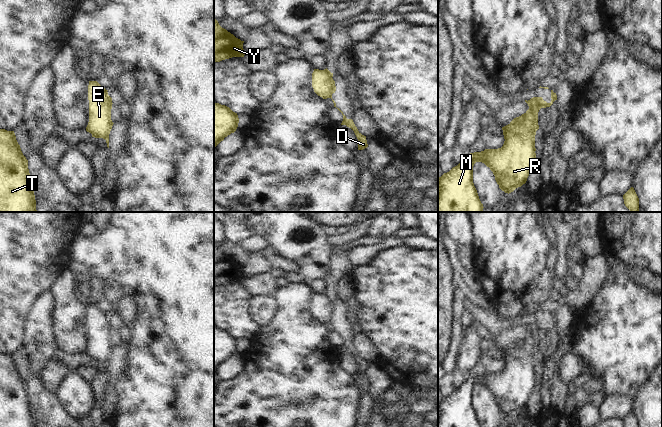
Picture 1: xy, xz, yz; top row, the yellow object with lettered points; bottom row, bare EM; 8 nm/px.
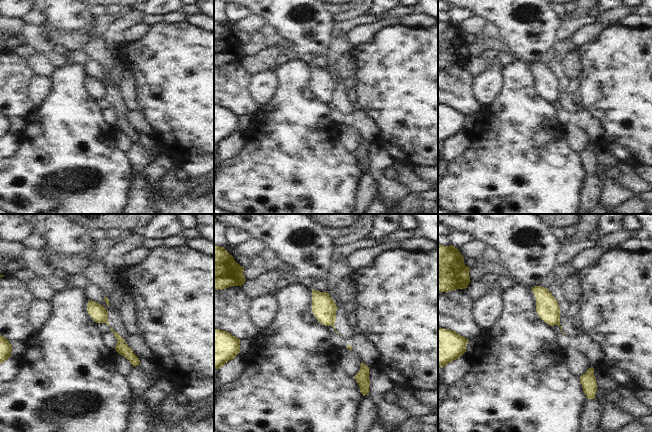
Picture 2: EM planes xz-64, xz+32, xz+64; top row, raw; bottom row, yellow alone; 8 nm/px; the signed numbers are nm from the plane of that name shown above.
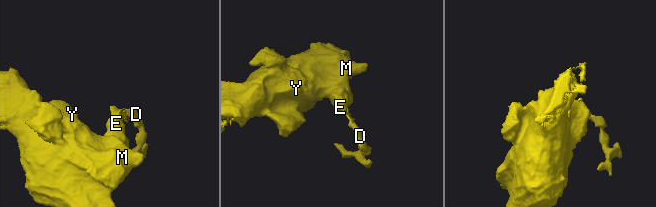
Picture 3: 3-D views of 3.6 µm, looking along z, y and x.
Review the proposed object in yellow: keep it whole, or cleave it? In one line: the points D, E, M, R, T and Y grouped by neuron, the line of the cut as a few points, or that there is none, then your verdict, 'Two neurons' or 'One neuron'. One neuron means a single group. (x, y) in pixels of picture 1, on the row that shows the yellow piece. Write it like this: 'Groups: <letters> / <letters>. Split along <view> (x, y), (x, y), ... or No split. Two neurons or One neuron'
Groups: D / E M R T Y. Split along yz (530, 99), (535, 99), (546, 106). Two neurons.

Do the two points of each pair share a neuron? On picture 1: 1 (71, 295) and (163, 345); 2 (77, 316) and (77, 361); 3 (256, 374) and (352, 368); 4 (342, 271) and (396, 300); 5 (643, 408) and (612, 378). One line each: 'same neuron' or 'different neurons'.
1: different neurons
2: different neurons
3: different neurons
4: different neurons
5: different neurons

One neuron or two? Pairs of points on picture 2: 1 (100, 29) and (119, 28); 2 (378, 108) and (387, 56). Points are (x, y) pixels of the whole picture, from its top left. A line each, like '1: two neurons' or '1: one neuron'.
1: two neurons
2: one neuron

